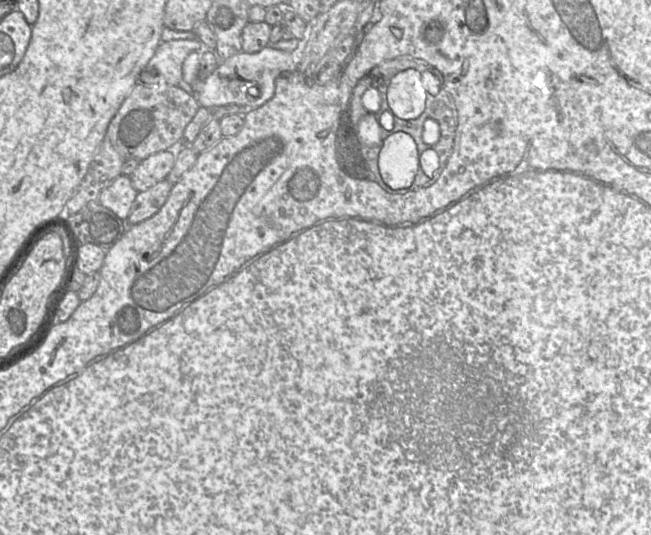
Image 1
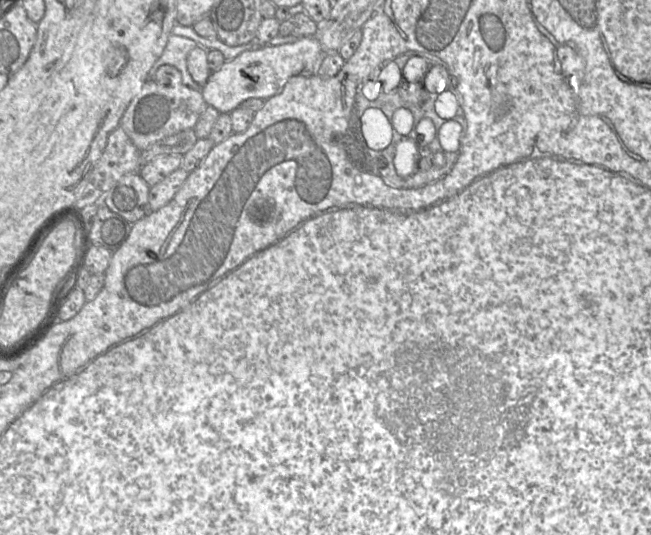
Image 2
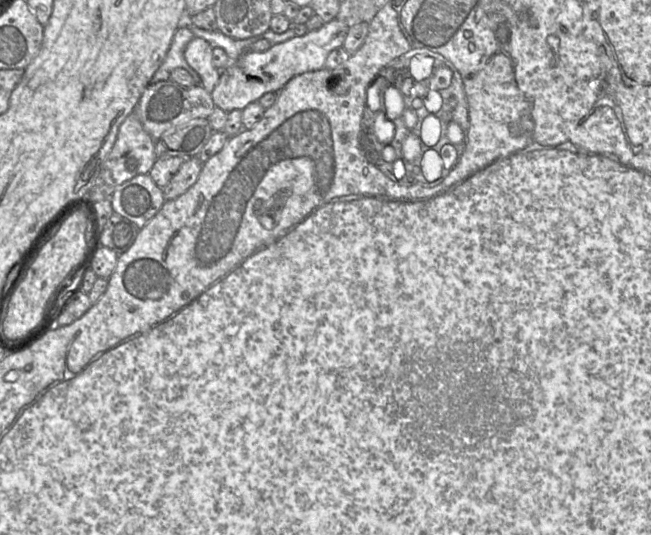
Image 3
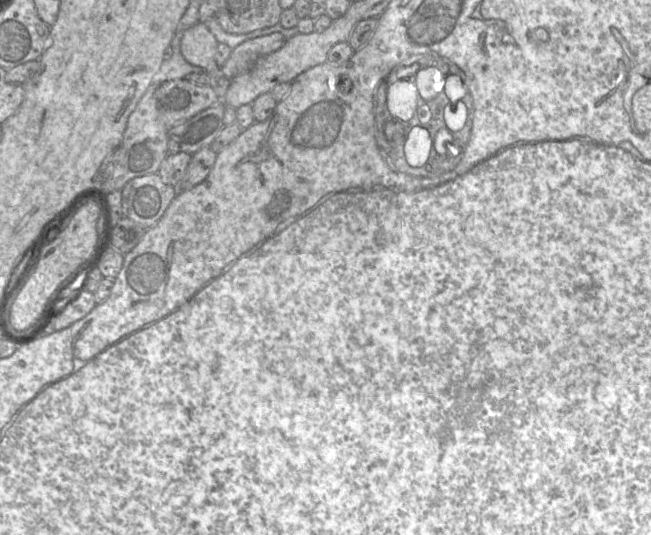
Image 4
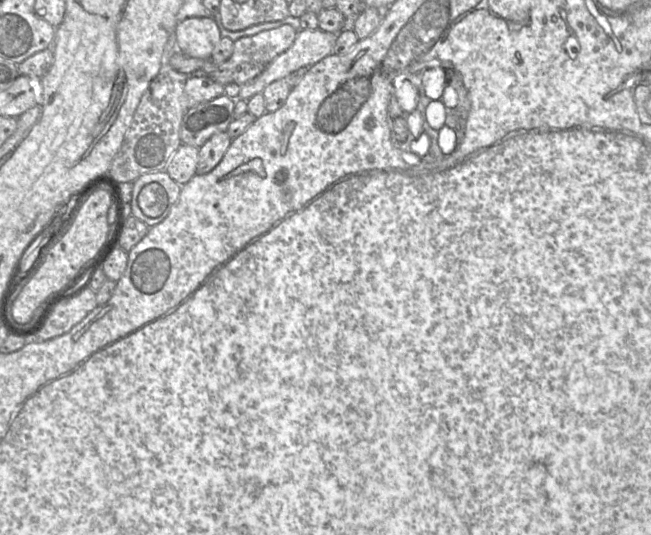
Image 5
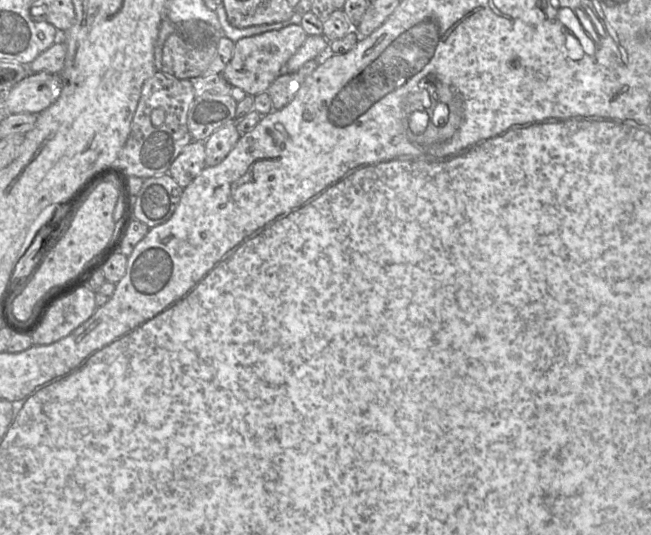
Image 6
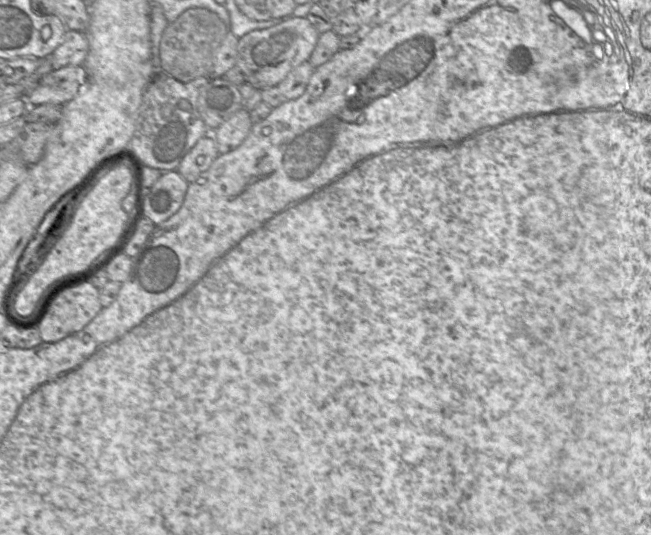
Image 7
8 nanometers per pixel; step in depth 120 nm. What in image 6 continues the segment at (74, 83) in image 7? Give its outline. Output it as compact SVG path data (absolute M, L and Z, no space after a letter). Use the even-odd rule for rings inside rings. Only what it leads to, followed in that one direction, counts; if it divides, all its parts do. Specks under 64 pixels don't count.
M30 73L9 91L4 102L8 113L39 114L60 96L62 80L57 73Z

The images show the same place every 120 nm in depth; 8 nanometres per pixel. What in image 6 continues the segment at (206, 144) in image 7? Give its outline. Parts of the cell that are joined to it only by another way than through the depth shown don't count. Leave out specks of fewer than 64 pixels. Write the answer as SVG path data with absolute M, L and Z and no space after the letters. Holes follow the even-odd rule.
M192 140L171 163L168 173L185 188L205 166L204 142Z

